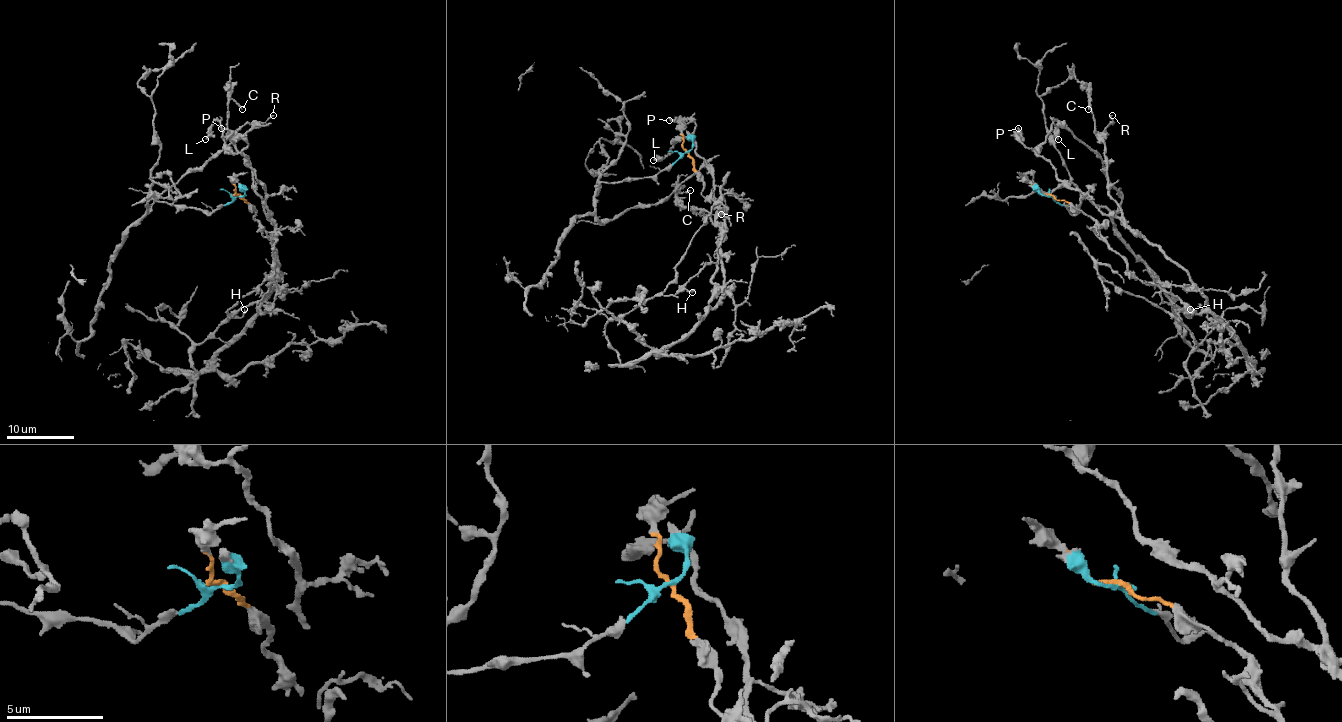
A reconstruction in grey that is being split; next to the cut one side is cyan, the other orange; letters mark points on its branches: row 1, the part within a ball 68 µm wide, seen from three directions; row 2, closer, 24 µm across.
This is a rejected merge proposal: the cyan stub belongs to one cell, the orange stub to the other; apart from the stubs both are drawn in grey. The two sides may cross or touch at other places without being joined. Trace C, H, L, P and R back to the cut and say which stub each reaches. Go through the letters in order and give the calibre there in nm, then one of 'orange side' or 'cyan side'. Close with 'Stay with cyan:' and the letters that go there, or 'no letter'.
C: 170 nm thick; orange side
H: 220 nm thick; orange side
L: 320 nm thick; orange side
P: 200 nm thick; orange side
R: 170 nm thick; orange side
Stay with cyan: no letter

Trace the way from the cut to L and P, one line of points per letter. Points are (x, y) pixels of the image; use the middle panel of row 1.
L: (688, 152), (726, 228), (715, 306), (723, 226), (713, 169), (689, 138), (654, 160)
P: (688, 152), (726, 228), (715, 306), (723, 226), (713, 169), (694, 123), (669, 120)

